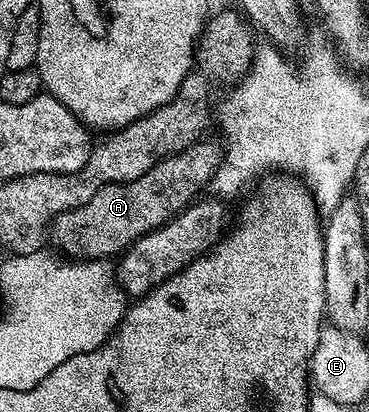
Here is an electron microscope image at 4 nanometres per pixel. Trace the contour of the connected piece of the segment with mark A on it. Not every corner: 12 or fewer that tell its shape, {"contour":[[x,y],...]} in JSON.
{"contour":[[198,141],[108,183],[51,224],[58,252],[101,257],[184,211],[222,148]]}

